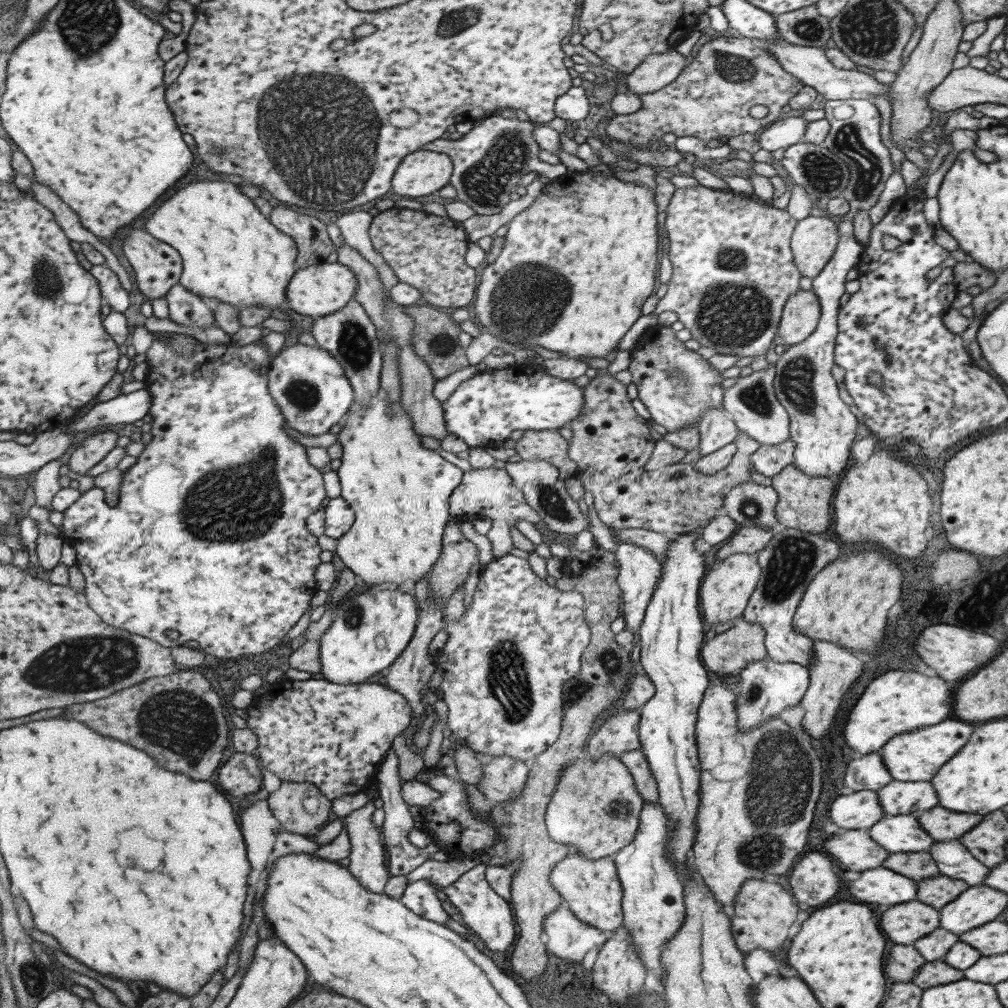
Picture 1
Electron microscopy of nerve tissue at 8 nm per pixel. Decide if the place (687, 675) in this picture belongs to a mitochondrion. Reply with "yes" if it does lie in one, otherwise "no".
no

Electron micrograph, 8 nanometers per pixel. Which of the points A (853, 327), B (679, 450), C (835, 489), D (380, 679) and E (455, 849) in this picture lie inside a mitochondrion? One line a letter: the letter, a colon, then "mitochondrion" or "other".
A: other
B: other
C: other
D: other
E: other

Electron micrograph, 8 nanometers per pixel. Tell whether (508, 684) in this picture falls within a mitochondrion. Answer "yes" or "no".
yes

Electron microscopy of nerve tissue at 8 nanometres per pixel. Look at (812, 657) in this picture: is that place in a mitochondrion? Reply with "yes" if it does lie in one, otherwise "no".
no

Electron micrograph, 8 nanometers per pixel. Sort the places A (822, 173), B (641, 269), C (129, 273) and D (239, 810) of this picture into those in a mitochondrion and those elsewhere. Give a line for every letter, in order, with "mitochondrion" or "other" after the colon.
A: mitochondrion
B: other
C: other
D: other

